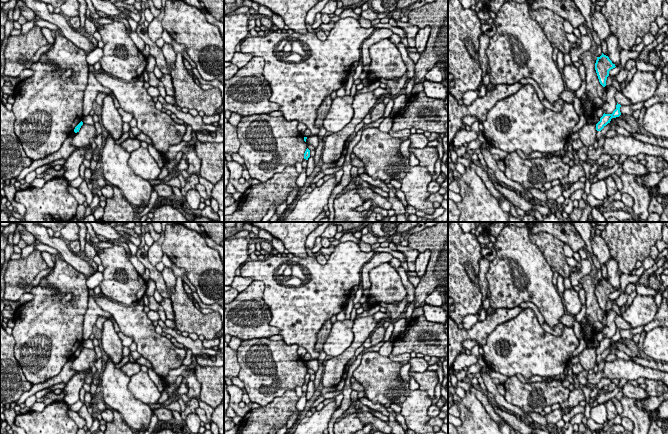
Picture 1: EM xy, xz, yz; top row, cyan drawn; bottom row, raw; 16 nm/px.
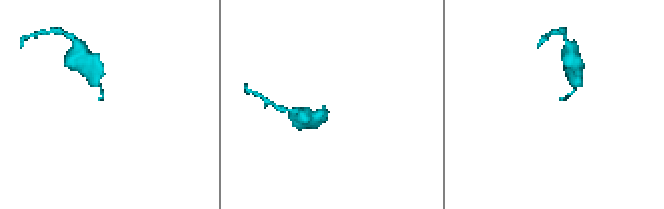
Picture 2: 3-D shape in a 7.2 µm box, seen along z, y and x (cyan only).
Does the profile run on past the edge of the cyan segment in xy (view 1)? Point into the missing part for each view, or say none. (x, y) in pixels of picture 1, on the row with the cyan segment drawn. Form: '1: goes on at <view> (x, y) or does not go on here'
1: does not go on here

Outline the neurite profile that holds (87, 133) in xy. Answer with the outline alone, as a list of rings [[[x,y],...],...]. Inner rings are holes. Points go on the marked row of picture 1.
[[[83,124],[80,130],[72,137],[72,145],[76,147],[92,148],[92,141],[97,137],[96,129],[93,125]]]

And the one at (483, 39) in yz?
[[[482,34],[479,37],[479,63],[480,68],[482,69],[482,83],[481,85],[488,86],[490,83],[490,66],[489,59],[486,54],[486,49],[489,45],[489,37],[486,34]]]

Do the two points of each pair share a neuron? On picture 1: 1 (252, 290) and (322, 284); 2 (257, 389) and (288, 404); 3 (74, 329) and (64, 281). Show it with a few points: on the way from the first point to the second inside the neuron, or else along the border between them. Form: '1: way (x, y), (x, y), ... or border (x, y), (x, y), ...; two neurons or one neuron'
1: border (253, 280), (263, 283), (263, 301), (270, 311); two neurons
2: border (294, 388), (287, 389), (261, 406); two neurons
3: way (75, 316), (81, 308), (81, 295), (77, 291); one neuron

